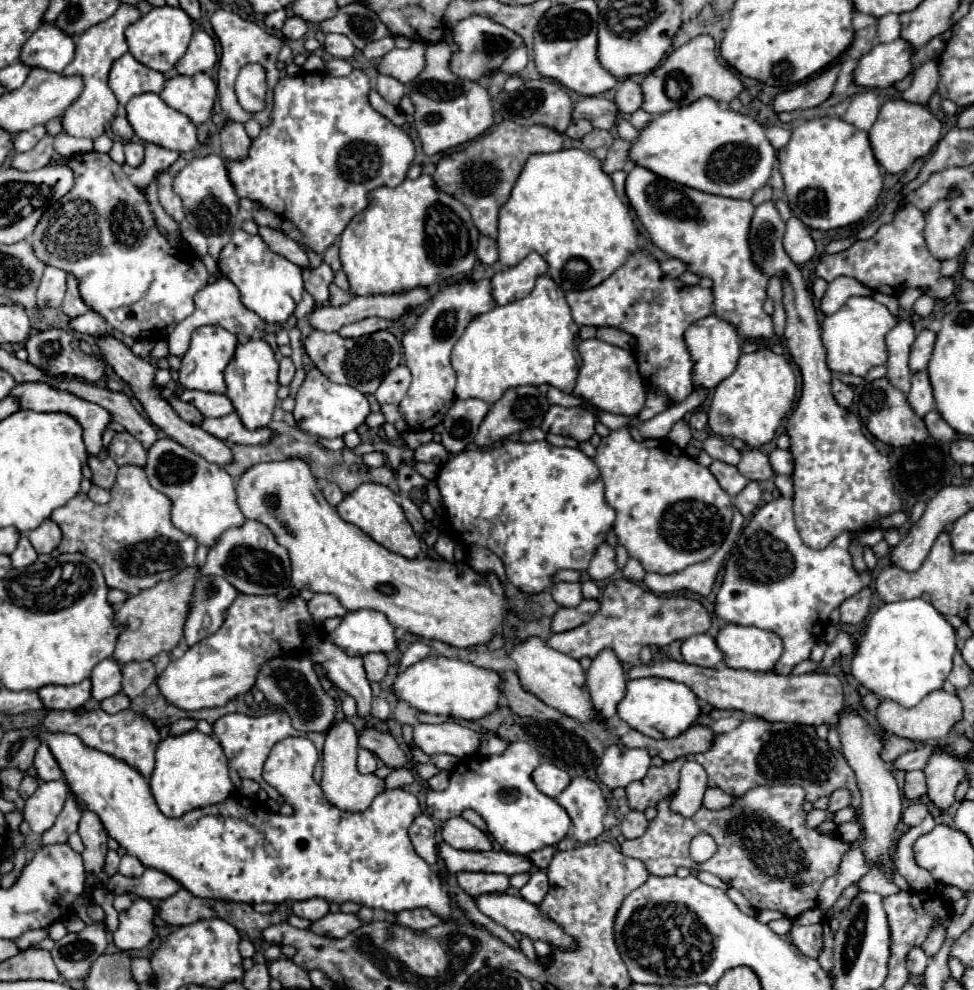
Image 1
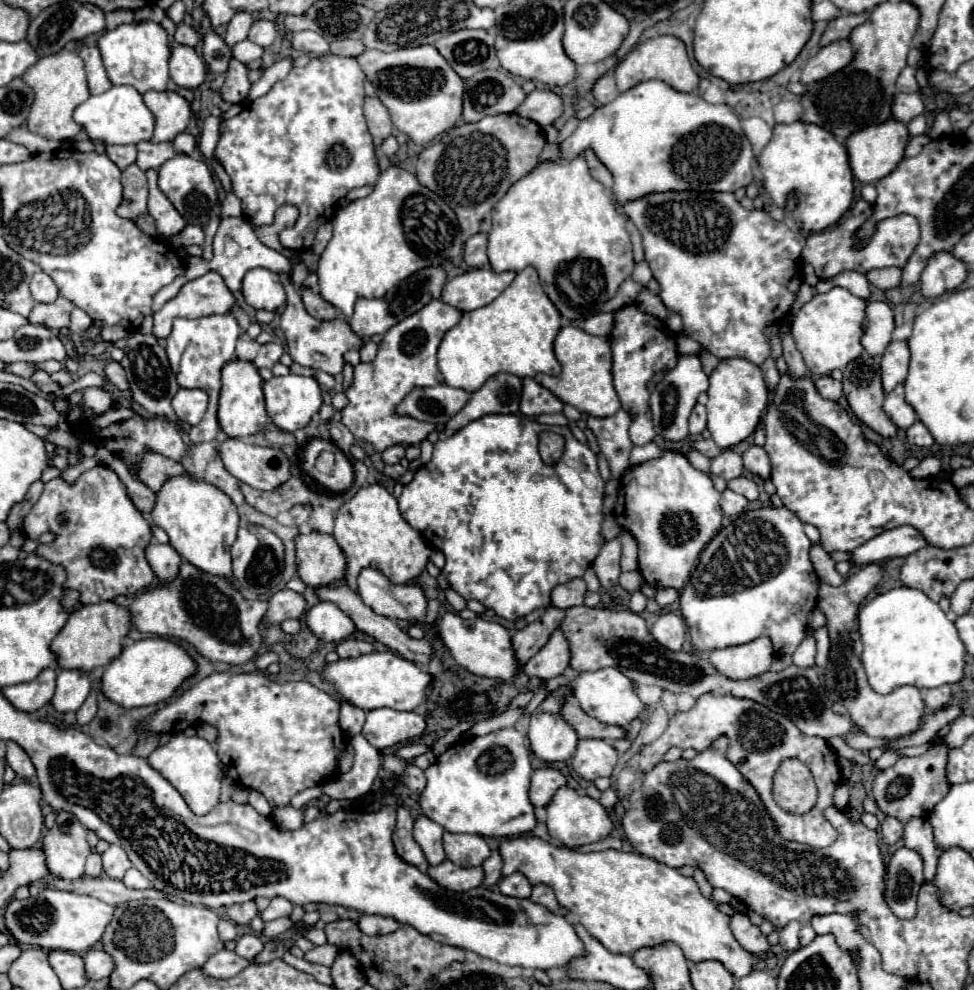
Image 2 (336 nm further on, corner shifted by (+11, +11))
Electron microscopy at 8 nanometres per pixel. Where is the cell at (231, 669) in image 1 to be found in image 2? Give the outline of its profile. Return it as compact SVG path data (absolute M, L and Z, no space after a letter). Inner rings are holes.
M147 637L125 647L121 657L113 659L101 677L105 697L119 703L121 707L143 707L157 705L175 695L175 691L197 673L197 663L191 655L175 641L163 637Z

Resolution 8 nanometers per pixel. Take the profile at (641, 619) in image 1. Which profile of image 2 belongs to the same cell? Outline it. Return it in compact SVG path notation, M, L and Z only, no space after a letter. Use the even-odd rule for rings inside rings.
M557 629L549 643L533 655L525 667L523 673L529 677L539 677L539 679L551 679L561 675L569 667L569 641L561 629Z

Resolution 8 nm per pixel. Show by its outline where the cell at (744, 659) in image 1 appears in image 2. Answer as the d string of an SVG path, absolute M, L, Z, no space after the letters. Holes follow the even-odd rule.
M759 637L745 645L713 649L709 661L719 673L731 679L749 679L765 673L773 661L773 643L769 637Z

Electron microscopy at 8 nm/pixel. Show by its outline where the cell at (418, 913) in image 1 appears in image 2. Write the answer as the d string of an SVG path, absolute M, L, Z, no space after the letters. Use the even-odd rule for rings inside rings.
M363 915L359 919L359 929L365 935L379 935L379 933L393 933L399 929L399 921L393 917L381 917L381 915Z

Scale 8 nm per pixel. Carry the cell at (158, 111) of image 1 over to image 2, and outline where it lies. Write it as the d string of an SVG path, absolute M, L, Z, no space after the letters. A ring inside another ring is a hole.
M113 85L109 91L105 91L101 95L91 95L85 103L81 103L75 109L73 119L83 125L83 129L87 131L91 141L101 141L105 145L147 141L153 137L153 129L155 129L153 113L147 109L141 93L137 93L137 89L133 89L133 87L115 87Z

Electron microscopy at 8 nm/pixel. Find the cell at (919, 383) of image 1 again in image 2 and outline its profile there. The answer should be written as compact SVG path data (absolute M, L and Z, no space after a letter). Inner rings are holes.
M897 385L893 389L893 393L889 393L885 397L885 403L883 403L883 409L885 413L889 415L889 419L901 427L901 429L907 429L909 425L913 425L913 421L917 421L917 413L915 409L905 401L905 389L903 385Z

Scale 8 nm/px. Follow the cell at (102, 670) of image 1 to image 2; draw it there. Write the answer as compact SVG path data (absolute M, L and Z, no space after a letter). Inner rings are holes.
M61 669L57 673L57 691L51 703L61 713L77 711L83 705L85 697L89 695L89 689L91 689L91 681L85 671Z

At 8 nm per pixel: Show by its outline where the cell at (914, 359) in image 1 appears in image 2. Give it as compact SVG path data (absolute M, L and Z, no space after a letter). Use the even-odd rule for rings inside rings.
M907 341L889 343L889 347L883 353L883 361L881 361L881 377L883 377L885 393L893 391L895 385L905 381L907 369L909 369L909 359L911 359L911 351L909 351Z

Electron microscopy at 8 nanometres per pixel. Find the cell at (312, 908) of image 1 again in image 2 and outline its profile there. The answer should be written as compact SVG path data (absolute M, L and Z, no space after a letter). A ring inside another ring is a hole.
M275 897L271 899L269 907L261 913L261 919L263 921L273 921L273 919L279 919L279 917L289 917L293 911L293 903L283 899L283 897Z

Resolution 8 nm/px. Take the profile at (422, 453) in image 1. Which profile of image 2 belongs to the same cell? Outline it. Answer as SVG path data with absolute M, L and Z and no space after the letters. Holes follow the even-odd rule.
M393 445L393 447L387 447L387 449L383 451L383 461L385 461L387 465L399 463L403 457L405 457L405 447L403 447L403 445Z

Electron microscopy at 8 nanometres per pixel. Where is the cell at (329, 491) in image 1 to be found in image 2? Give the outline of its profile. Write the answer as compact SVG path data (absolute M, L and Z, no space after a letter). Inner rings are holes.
M295 505L295 507L291 507L291 515L293 515L295 523L297 523L297 525L305 525L305 523L309 521L311 509L313 509L311 505Z

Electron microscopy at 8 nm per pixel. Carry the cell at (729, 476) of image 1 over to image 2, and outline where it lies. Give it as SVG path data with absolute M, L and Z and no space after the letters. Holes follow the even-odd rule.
M737 477L737 479L729 481L729 483L727 483L727 487L729 487L731 491L735 491L735 493L741 493L741 495L743 495L743 497L747 497L749 501L755 501L755 499L757 499L757 495L759 495L755 481L753 481L753 479L749 479L749 477Z

